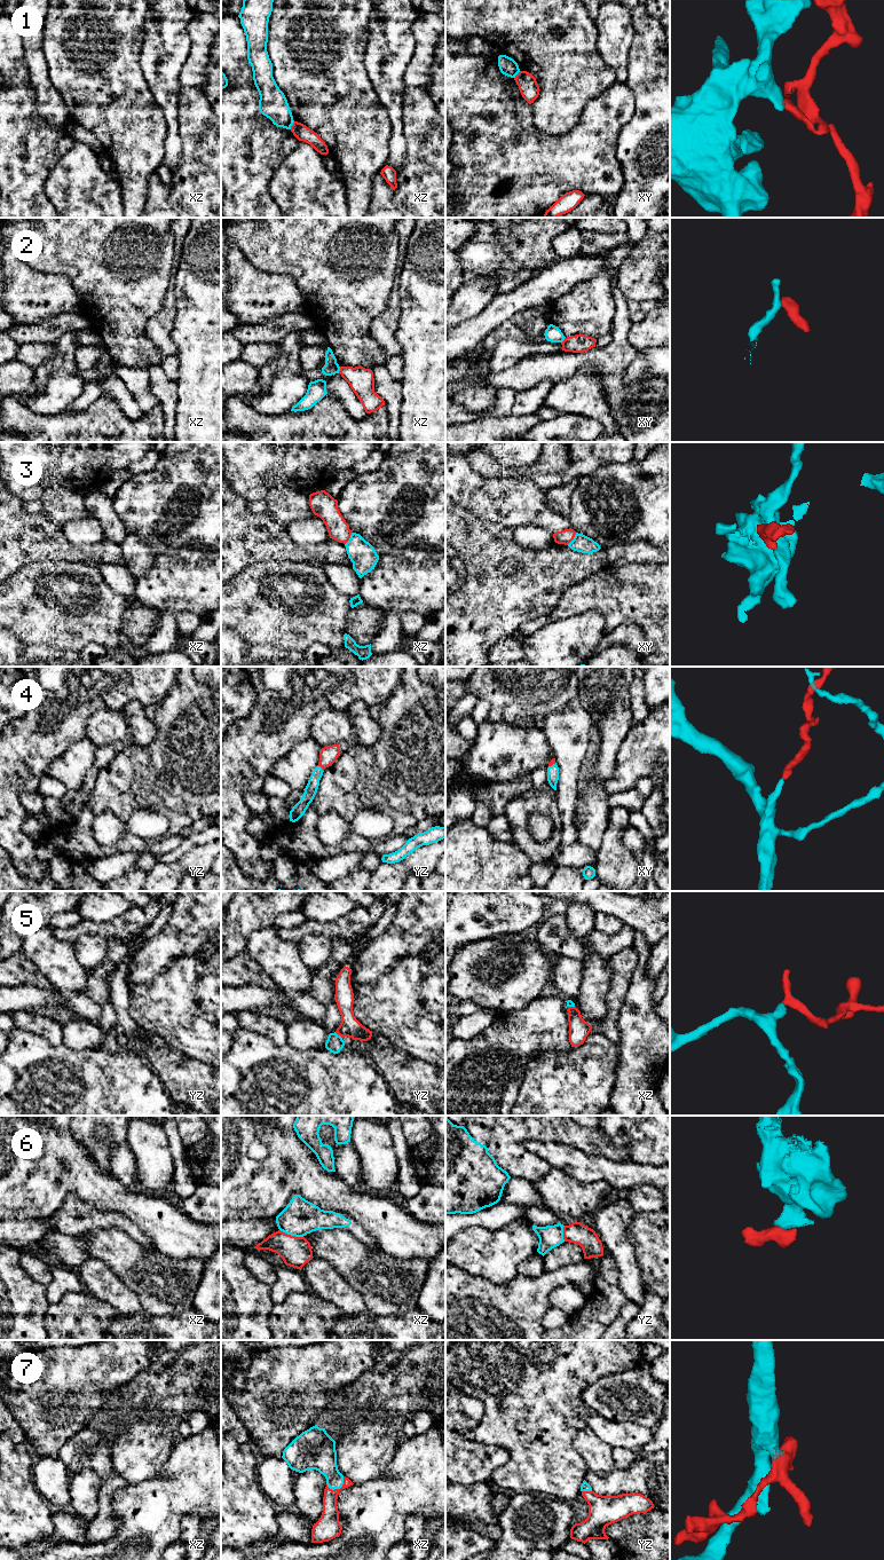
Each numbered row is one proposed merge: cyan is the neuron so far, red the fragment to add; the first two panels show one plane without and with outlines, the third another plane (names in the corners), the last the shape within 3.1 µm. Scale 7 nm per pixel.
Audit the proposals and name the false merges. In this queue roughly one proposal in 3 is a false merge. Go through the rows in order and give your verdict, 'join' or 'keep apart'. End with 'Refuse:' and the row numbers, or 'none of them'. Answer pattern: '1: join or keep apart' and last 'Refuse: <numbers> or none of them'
1: keep apart
2: keep apart
3: keep apart
4: join
5: join
6: keep apart
7: join
Refuse: 1, 2, 3, 6

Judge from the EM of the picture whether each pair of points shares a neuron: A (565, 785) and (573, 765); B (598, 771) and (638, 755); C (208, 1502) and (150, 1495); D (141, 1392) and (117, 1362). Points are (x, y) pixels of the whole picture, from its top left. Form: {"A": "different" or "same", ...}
{"A": "same", "B": "different", "C": "same", "D": "different"}

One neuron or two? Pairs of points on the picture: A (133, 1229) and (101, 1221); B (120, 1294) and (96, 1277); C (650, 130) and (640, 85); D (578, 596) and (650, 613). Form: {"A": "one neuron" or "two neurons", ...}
{"A": "one neuron", "B": "one neuron", "C": "one neuron", "D": "one neuron"}

